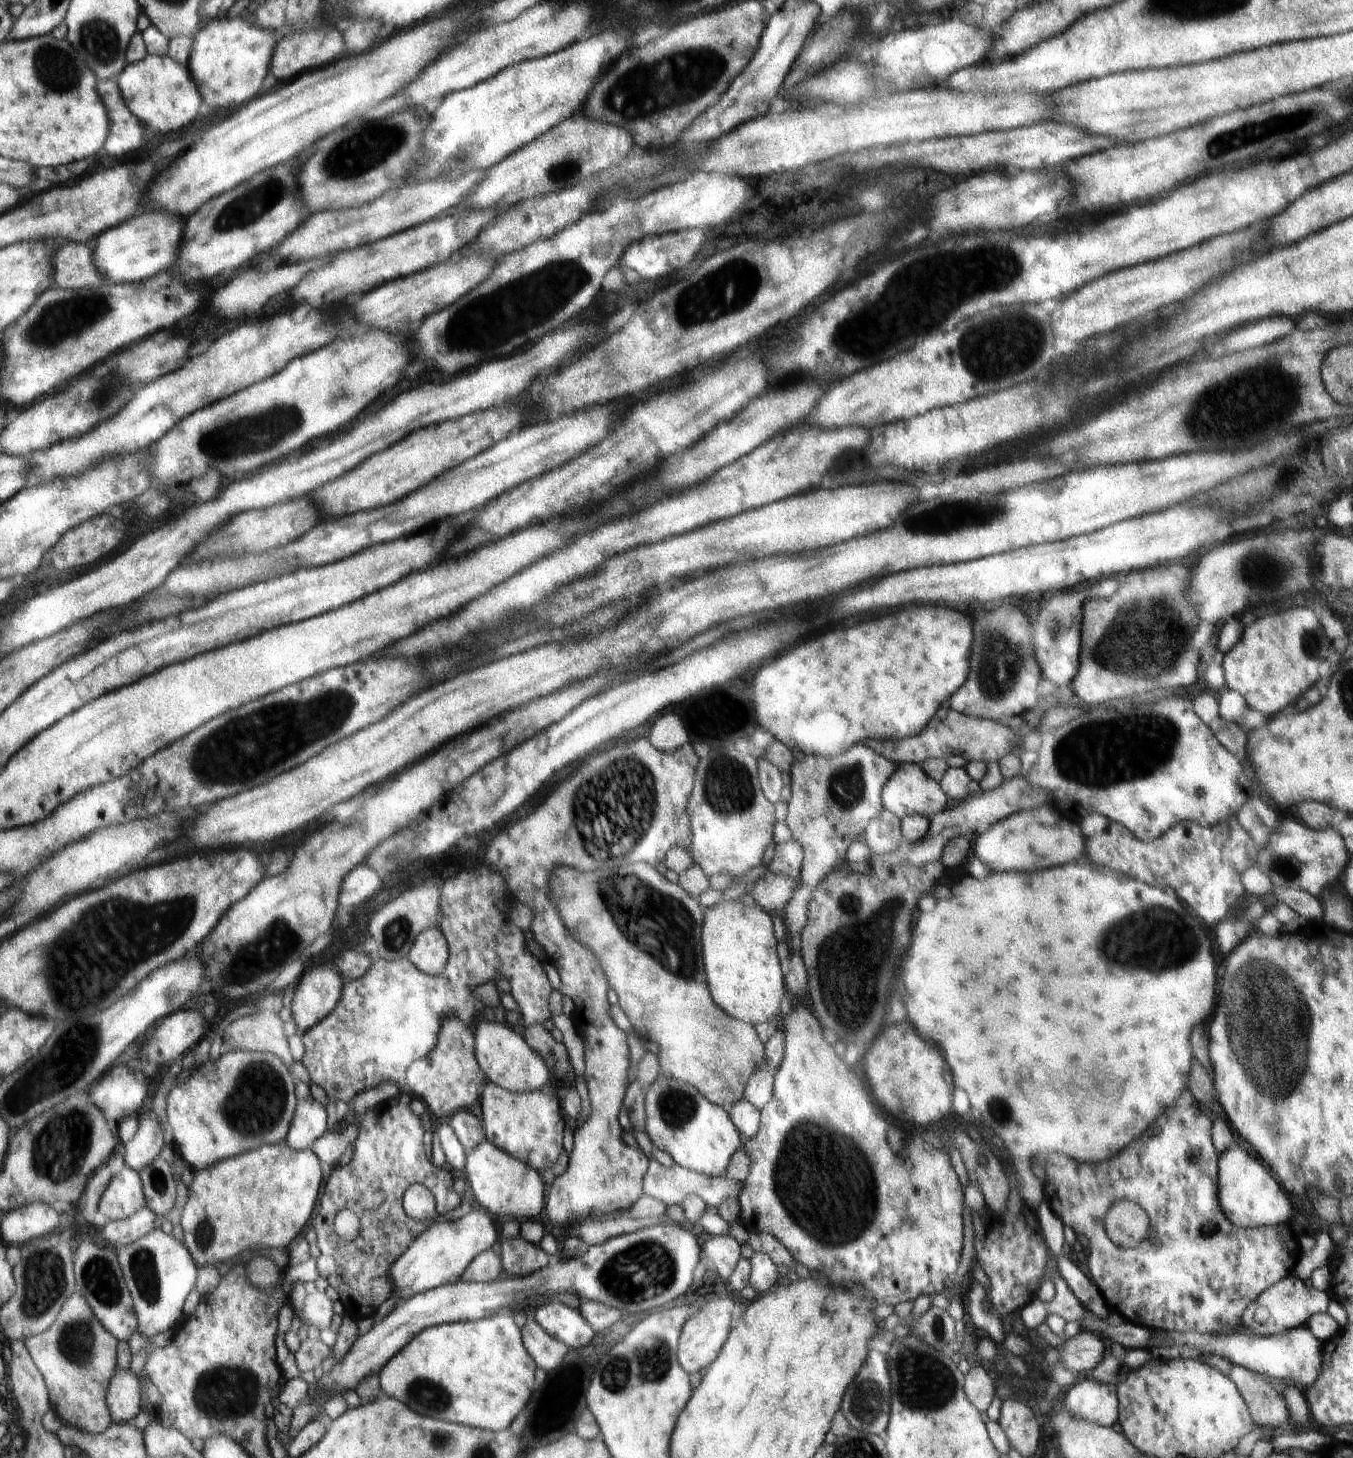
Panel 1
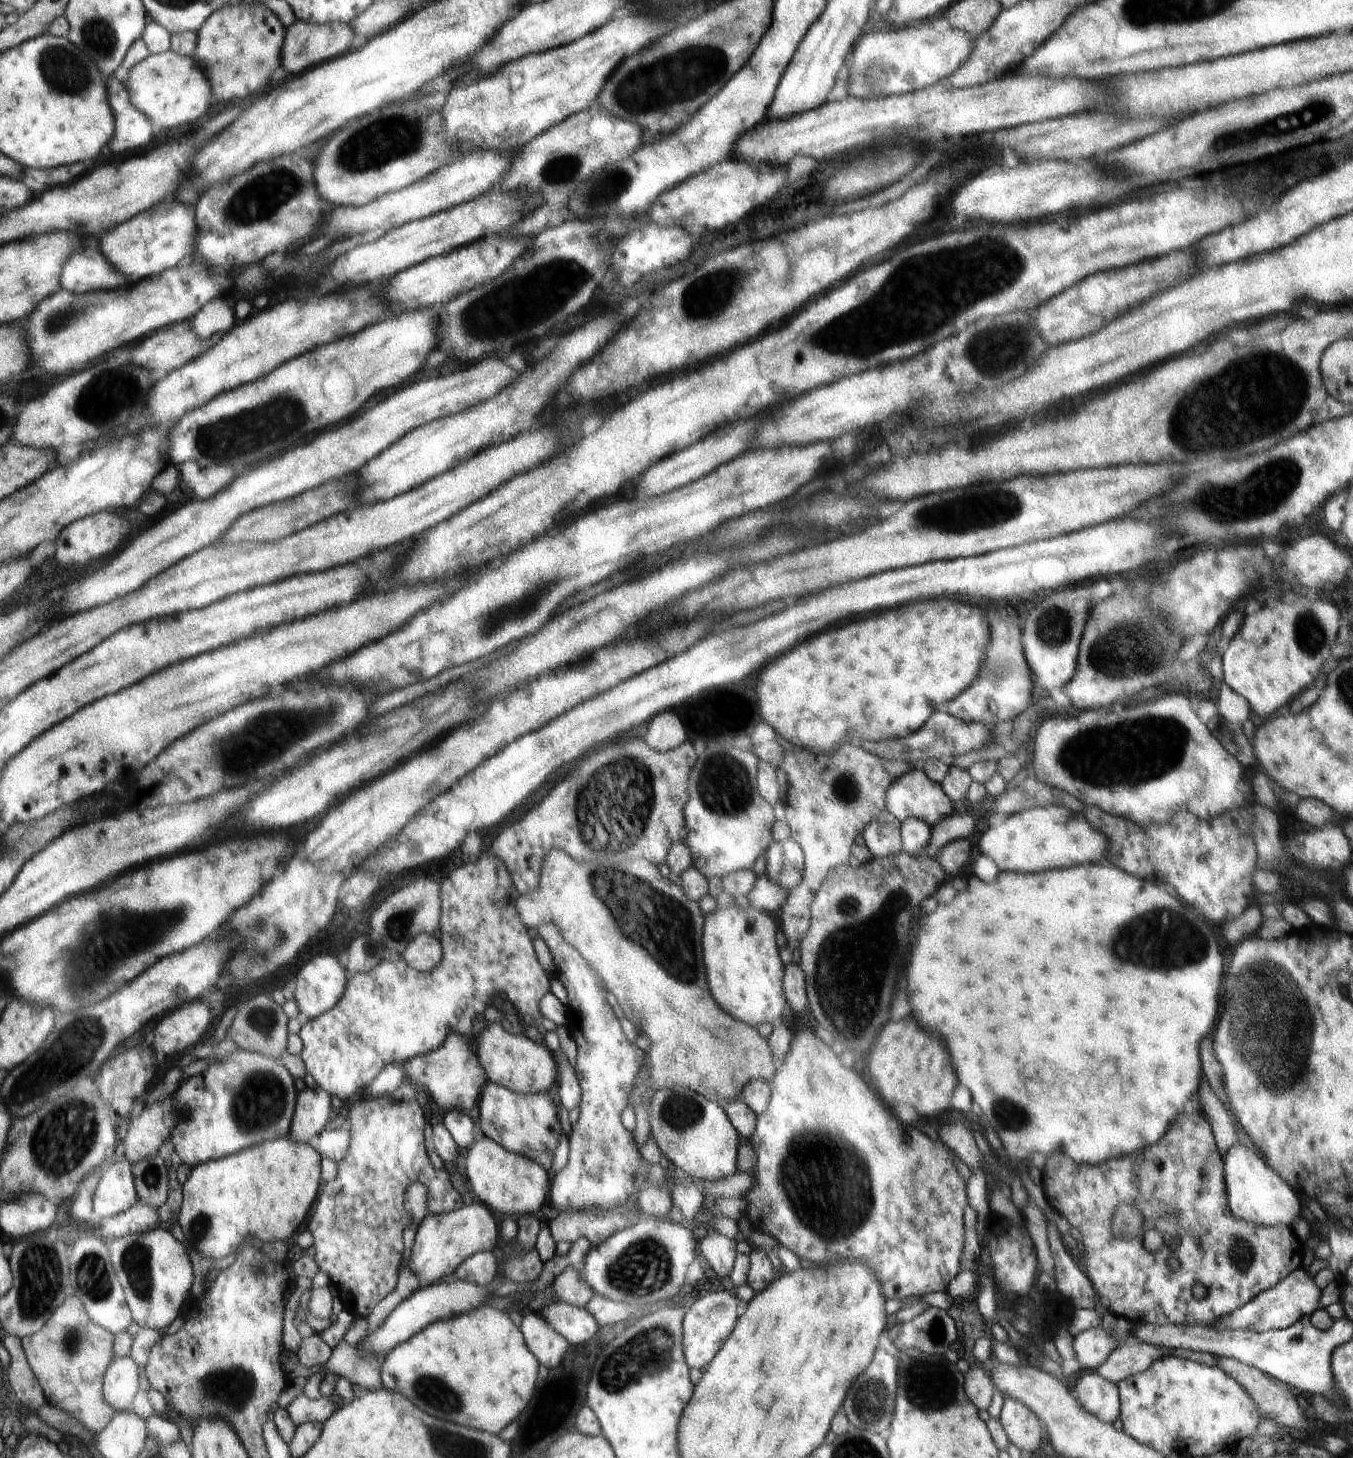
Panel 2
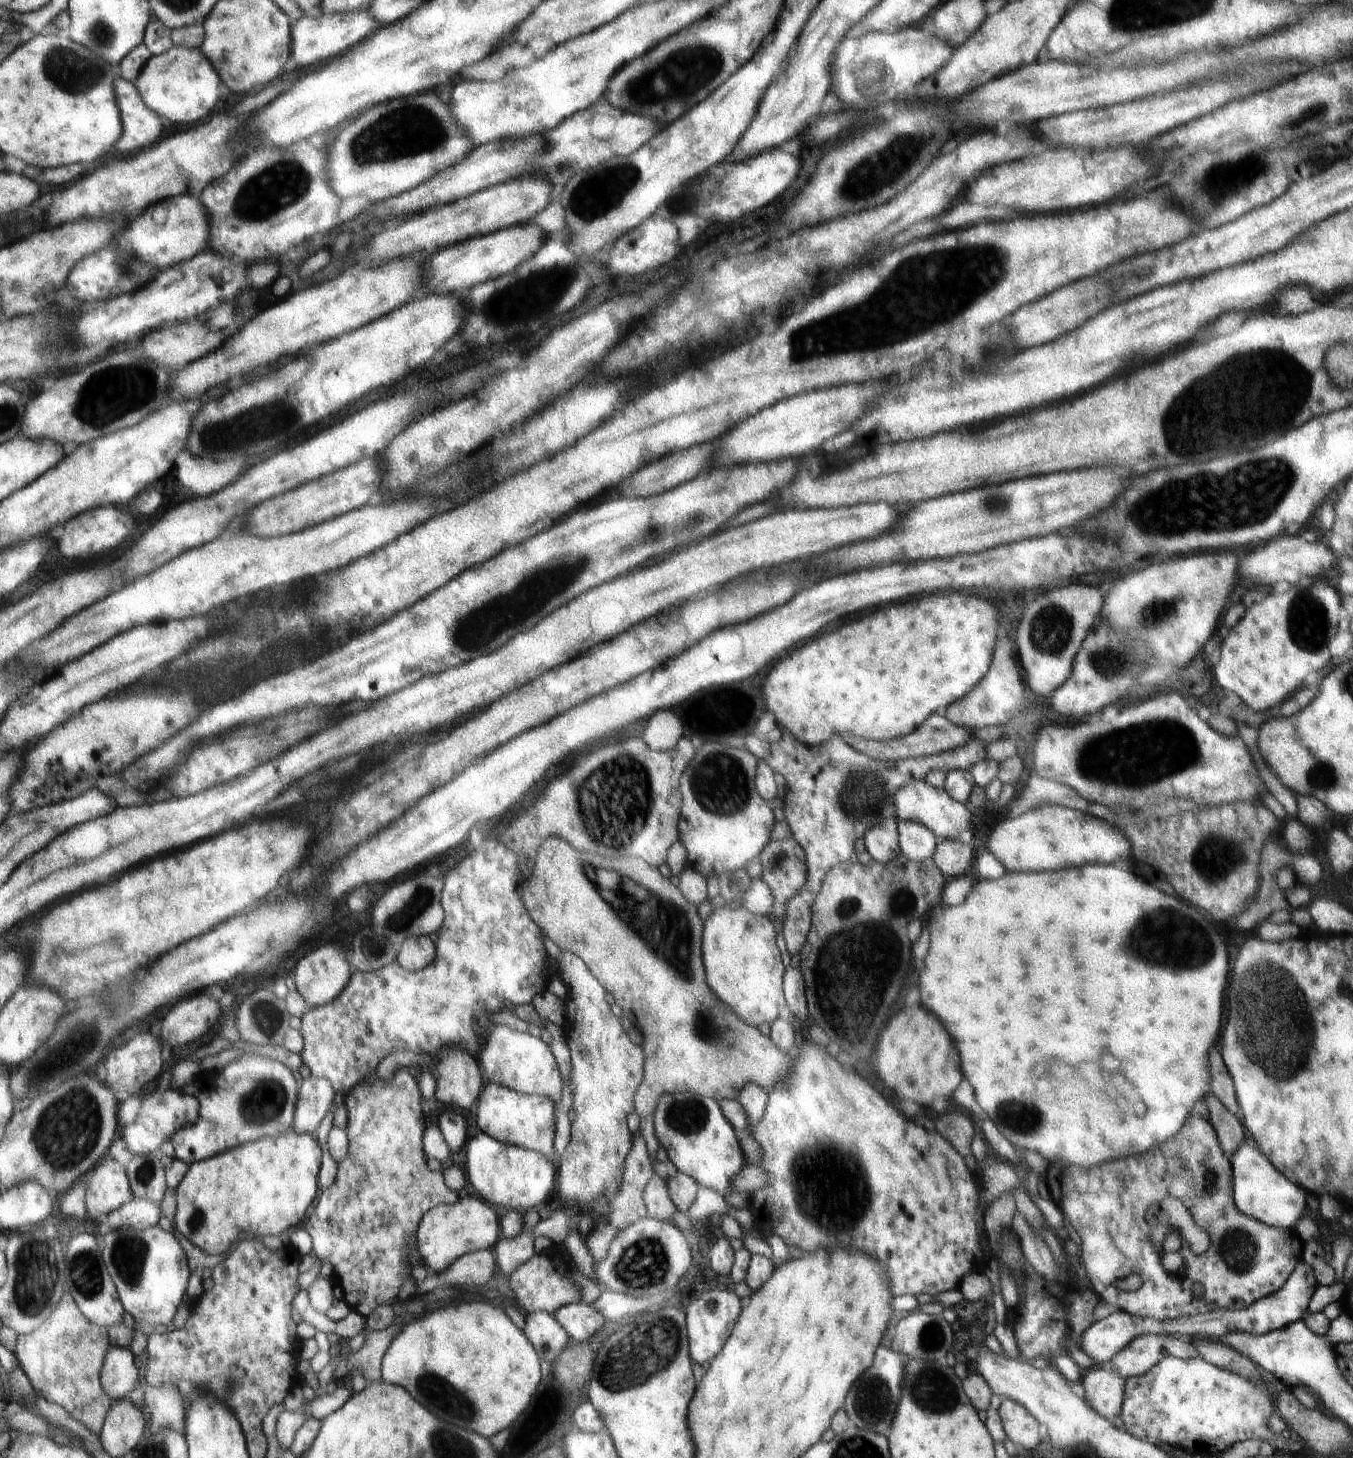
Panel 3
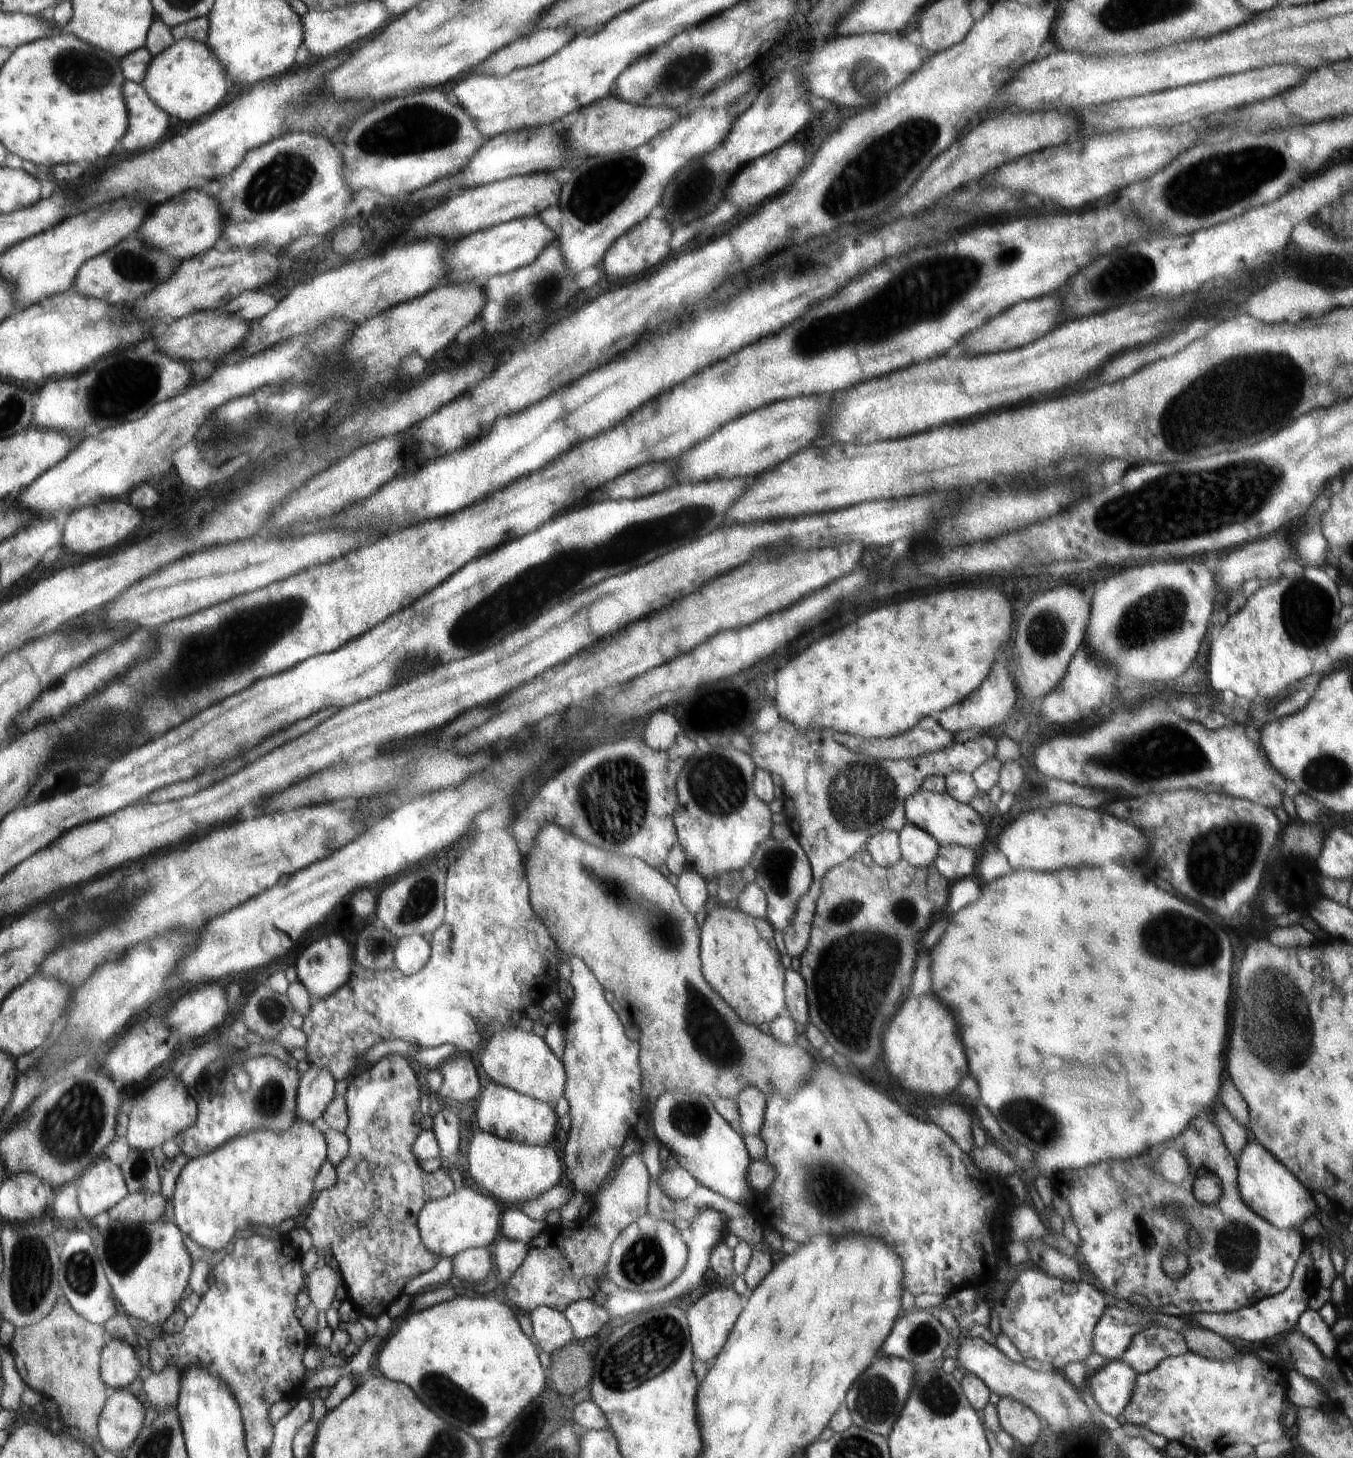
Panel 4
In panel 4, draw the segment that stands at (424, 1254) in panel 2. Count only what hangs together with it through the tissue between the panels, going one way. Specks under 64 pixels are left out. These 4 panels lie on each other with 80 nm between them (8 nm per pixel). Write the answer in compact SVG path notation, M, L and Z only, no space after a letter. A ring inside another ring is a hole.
M457 1182L451 1195L424 1204L417 1216L417 1227L428 1250L442 1258L454 1258L466 1249L488 1248L494 1242L500 1228L500 1208L492 1195L485 1196Z

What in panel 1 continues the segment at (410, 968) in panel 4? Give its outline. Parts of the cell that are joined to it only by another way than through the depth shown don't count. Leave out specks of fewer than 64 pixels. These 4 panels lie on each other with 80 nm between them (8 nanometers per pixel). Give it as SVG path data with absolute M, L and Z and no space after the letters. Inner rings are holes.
M432 927L419 934L407 957L424 974L436 976L444 972L450 956L451 948L446 935L438 927Z

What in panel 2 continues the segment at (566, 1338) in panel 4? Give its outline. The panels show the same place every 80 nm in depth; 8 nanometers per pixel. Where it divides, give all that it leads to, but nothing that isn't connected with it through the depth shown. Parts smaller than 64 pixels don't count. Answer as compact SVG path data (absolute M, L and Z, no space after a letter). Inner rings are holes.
M536 1312L526 1314L522 1319L522 1329L527 1346L542 1366L554 1368L562 1362L570 1350L570 1343L547 1325Z

